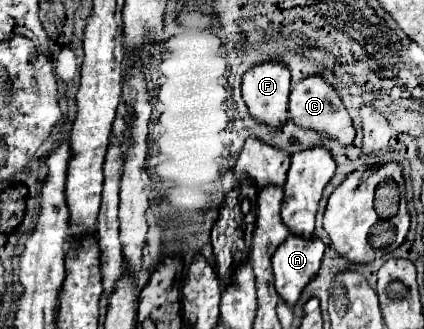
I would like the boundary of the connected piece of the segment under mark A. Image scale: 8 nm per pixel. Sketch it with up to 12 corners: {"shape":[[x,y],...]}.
{"shape":[[292,234],[272,256],[276,290],[296,304],[324,242]]}

